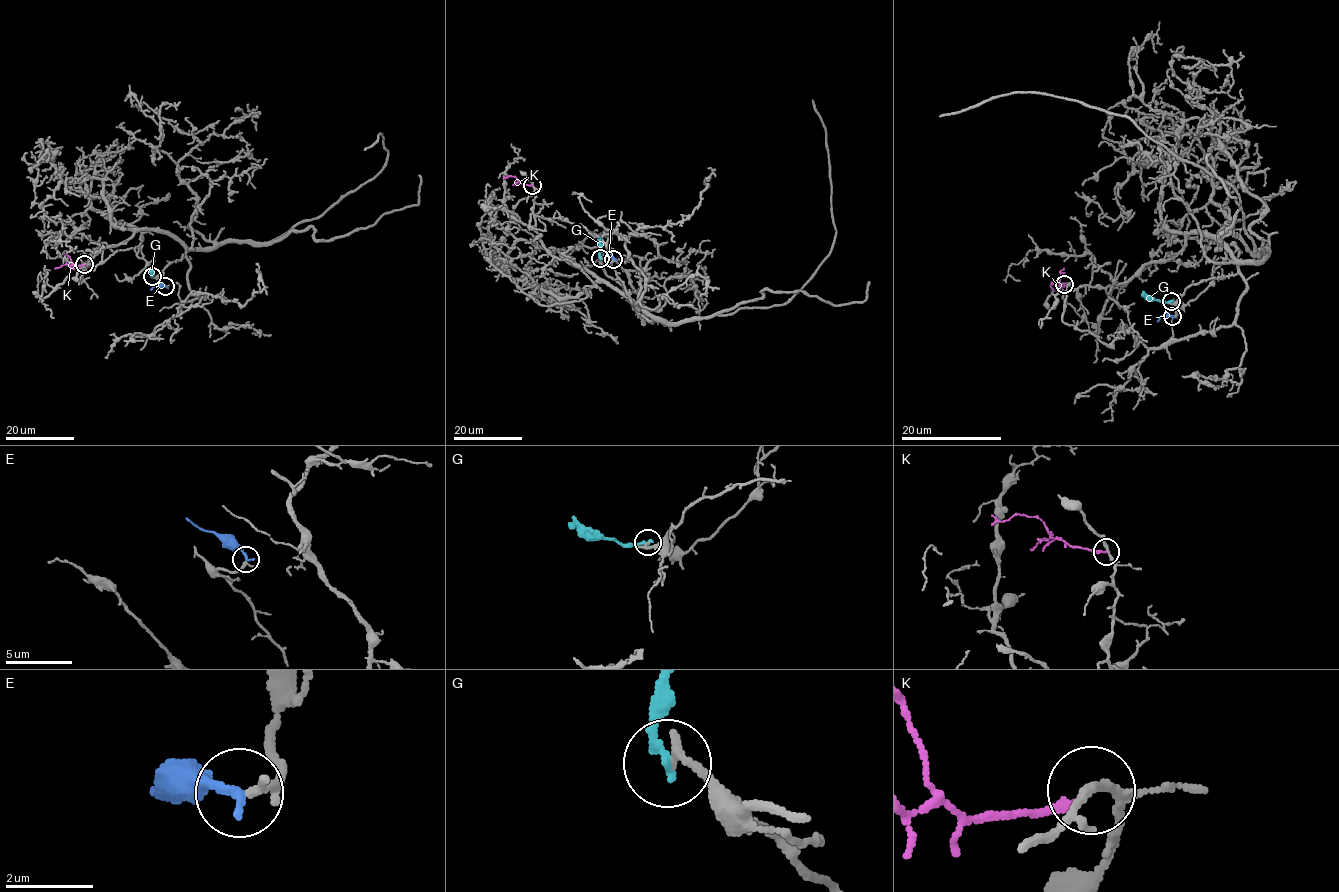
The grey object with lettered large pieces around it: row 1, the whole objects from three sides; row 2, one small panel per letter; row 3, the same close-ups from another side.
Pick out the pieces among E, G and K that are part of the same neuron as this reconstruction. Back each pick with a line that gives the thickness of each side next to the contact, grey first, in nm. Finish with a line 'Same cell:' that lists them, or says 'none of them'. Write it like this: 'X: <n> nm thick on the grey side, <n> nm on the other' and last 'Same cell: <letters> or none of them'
E: 220 nm thick on the grey side, 240 nm on the other
Same cell: E

